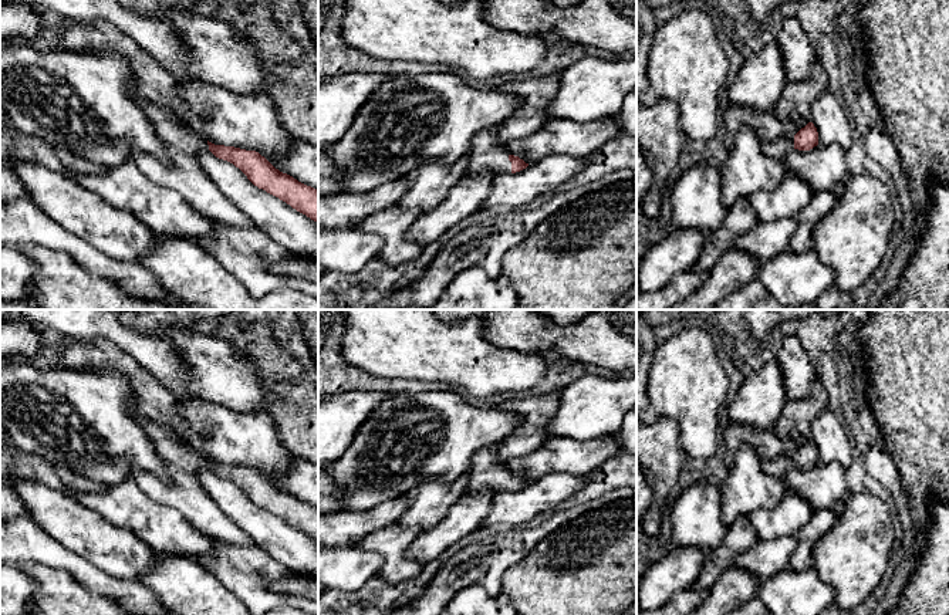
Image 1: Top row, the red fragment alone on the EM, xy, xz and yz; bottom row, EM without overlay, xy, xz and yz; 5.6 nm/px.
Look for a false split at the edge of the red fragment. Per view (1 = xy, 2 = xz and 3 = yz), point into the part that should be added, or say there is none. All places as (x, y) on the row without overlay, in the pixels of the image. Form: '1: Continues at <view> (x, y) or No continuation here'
1: Continues at xy (175, 450)
2: Continues at xz (487, 472)
3: Continues at yz (783, 463)

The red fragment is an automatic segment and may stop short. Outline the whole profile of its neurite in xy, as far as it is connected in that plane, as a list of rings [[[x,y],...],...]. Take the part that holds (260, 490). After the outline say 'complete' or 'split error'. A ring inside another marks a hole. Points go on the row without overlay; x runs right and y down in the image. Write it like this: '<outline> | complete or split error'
[[[141,415],[136,419],[165,463],[195,474],[202,469],[210,469],[216,476],[239,486],[254,504],[318,541],[318,507],[280,490],[256,469],[215,463],[193,449],[173,429]]] | split error

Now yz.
[[[808,440],[793,456],[781,453],[776,459],[761,460],[766,474],[783,479],[793,467],[810,469],[818,463],[818,450],[813,440]]] | split error

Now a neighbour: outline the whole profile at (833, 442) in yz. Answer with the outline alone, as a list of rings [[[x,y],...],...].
[[[830,409],[811,423],[811,440],[818,450],[818,463],[838,462],[845,469],[852,464],[850,435]]]

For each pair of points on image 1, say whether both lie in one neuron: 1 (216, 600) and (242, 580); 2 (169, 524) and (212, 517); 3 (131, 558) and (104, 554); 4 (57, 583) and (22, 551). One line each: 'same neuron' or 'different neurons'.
1: different neurons
2: different neurons
3: same neuron
4: different neurons

